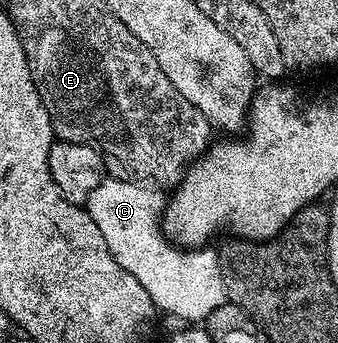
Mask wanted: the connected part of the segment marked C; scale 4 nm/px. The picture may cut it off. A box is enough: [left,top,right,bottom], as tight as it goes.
[87,177,227,324]

